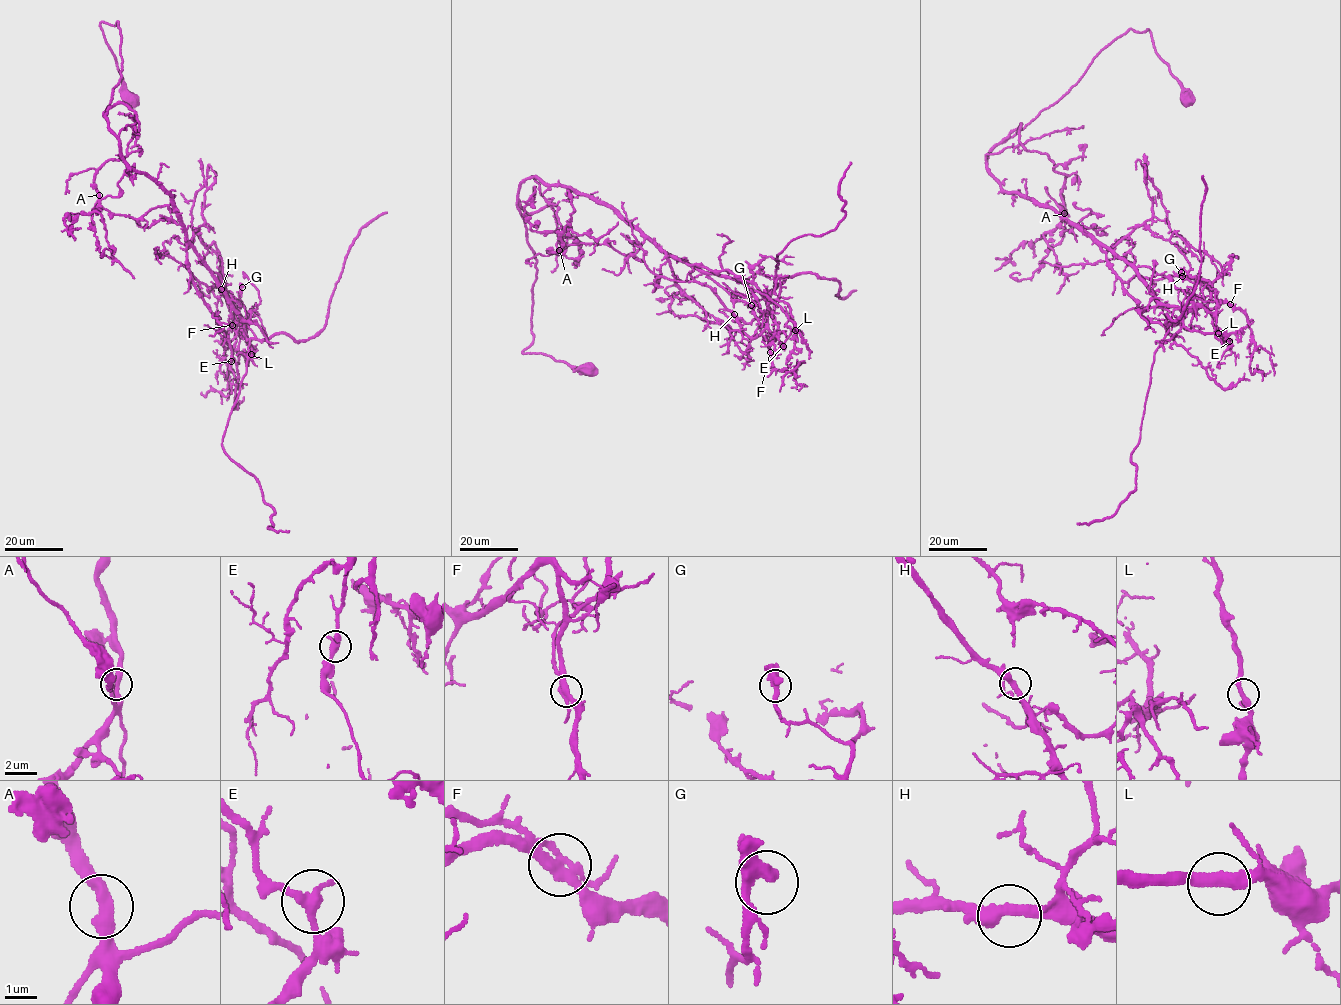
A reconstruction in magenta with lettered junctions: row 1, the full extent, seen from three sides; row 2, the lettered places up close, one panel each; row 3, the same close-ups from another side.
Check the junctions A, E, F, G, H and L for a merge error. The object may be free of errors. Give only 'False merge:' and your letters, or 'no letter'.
False merge: F

